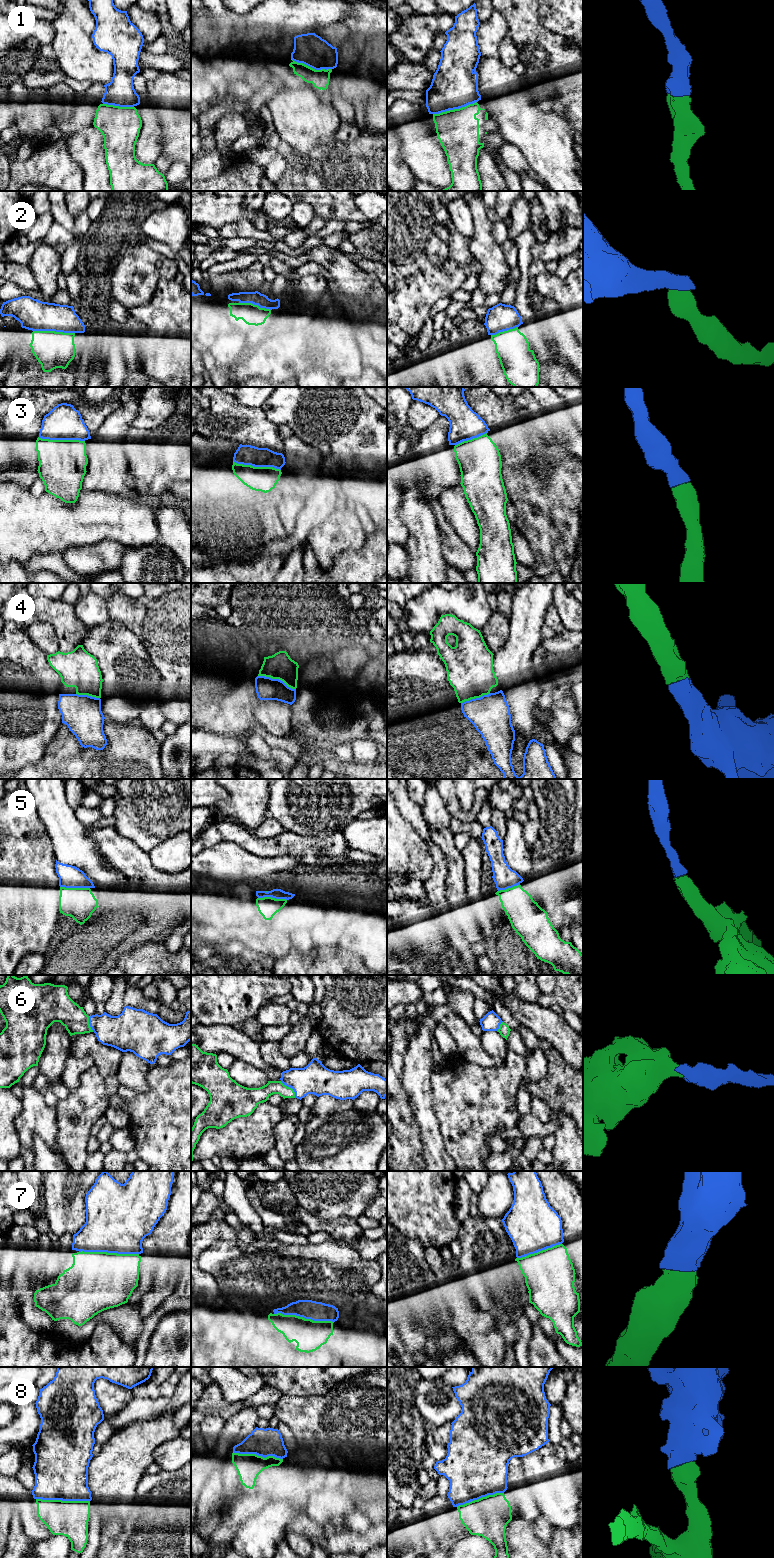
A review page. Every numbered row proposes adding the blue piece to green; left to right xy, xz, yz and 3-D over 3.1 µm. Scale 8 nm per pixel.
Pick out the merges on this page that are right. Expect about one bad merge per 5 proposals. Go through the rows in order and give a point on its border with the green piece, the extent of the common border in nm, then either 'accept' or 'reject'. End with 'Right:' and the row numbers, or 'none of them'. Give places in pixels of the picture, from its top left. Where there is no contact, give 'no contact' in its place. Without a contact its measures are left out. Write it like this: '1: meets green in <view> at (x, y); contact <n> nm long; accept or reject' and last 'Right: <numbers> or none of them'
1: meets green in yz at (454, 109); contact 360 nm long; accept
2: meets green in xy at (54, 331); contact 340 nm long; accept
3: meets green in xz at (257, 467); contact 400 nm long; accept
4: meets green in xz at (277, 678); contact 320 nm long; accept
5: meets green in xy at (75, 888); contact 240 nm long; accept
6: meets green in xz at (289, 1087); contact 180 nm long; accept
7: meets green in xy at (109, 1253); contact 480 nm long; accept
8: meets green in xy at (63, 1501); contact 440 nm long; accept
Right: 1, 2, 3, 4, 5, 6, 7, 8

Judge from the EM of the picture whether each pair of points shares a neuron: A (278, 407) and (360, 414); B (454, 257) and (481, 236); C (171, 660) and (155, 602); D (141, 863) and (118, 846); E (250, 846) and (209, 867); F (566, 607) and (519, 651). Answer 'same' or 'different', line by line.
A: same
B: different
C: same
D: same
E: different
F: different

